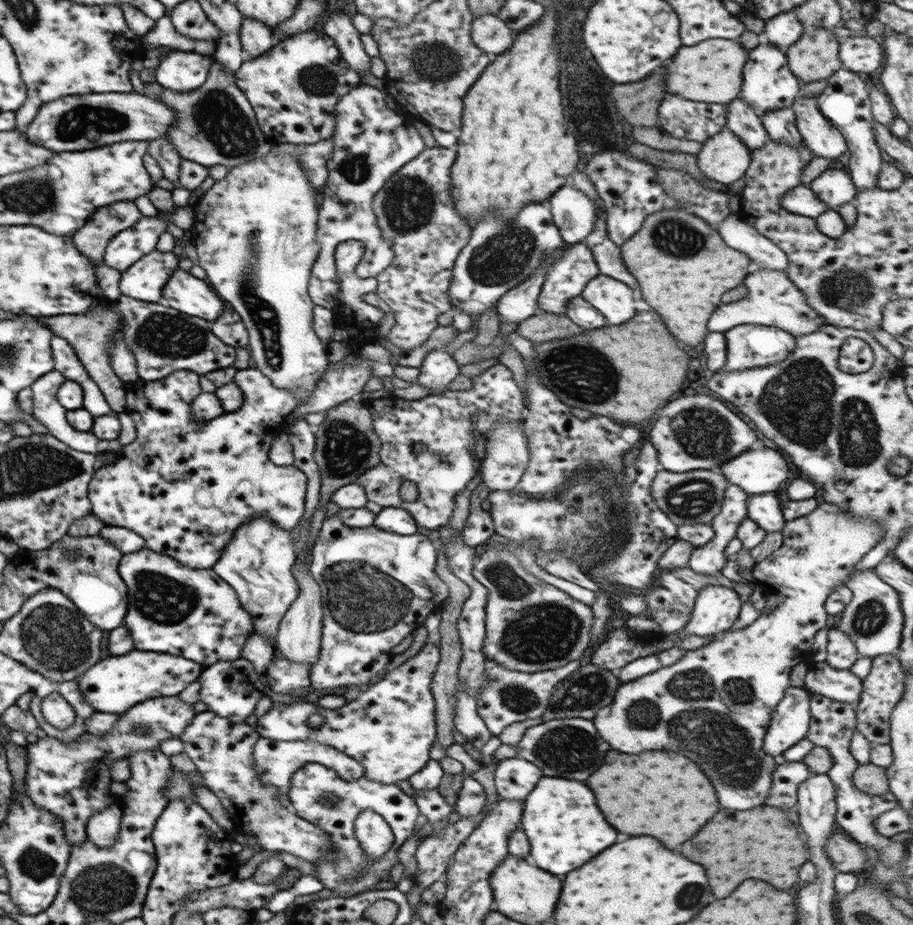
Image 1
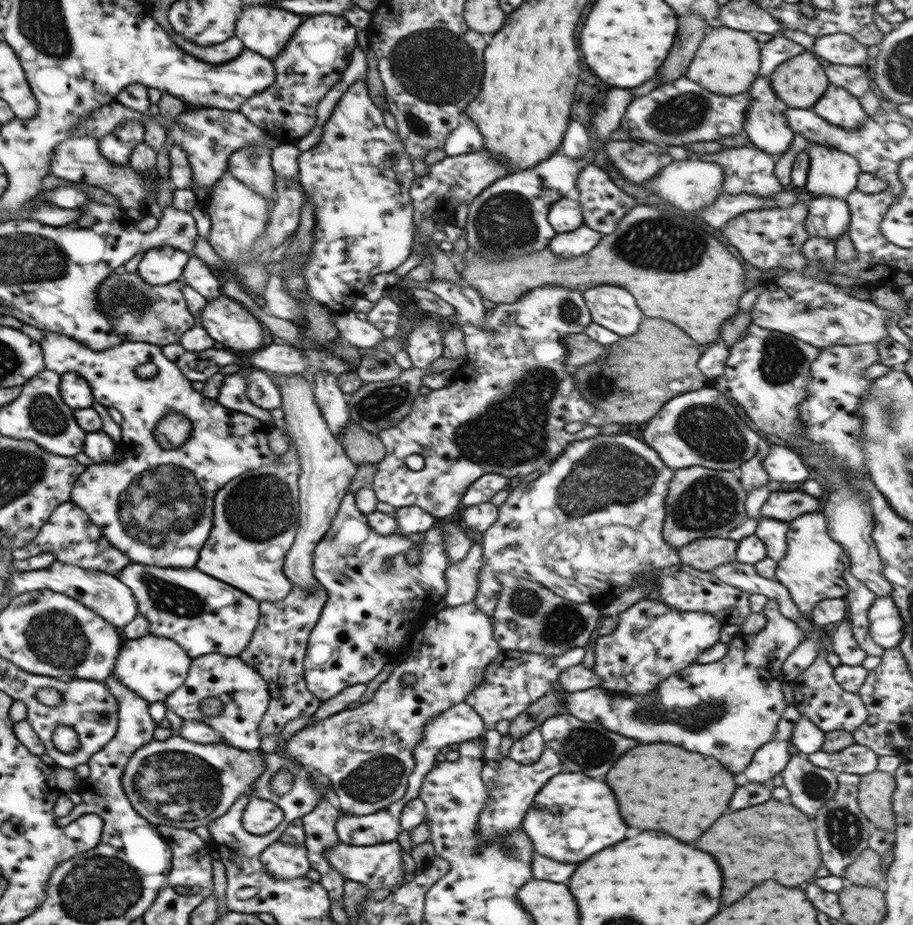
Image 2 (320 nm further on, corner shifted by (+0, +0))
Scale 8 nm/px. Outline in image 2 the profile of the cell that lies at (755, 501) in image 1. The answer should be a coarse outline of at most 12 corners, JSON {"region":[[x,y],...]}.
{"region":[[758,519],[753,534],[766,557],[779,562],[786,553],[788,524]]}

